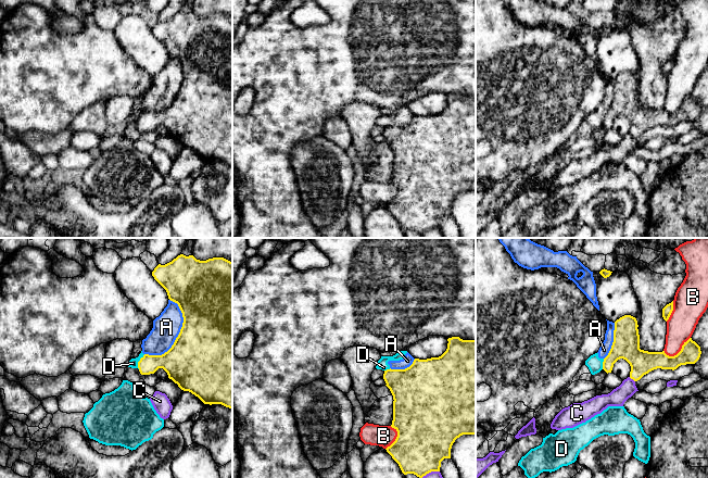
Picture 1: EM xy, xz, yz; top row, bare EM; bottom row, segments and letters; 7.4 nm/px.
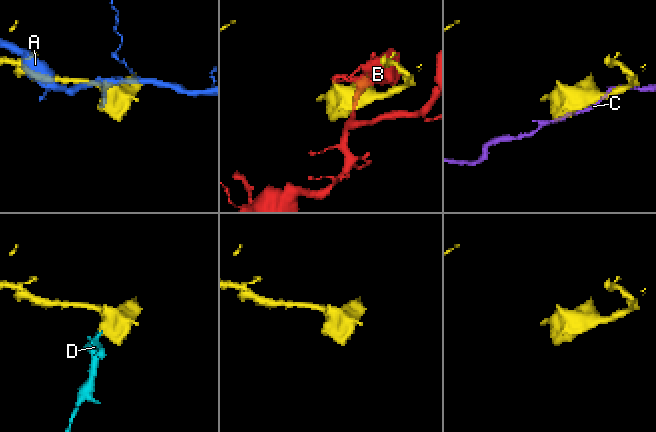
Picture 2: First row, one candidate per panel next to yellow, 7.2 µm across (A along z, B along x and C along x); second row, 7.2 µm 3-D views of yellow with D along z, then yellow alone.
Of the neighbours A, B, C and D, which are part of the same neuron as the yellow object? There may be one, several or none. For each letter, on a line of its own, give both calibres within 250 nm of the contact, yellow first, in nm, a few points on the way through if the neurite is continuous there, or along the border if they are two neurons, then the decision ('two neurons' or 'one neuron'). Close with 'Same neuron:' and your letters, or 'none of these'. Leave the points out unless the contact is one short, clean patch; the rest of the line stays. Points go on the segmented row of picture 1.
A: 500 nm thick on the yellow side, 200 nm on the other; two neurons
B: 150 nm thick on the yellow side, 200 nm on the other; two neurons
C: 200 nm thick on the yellow side, 130 nm on the other; two neurons
D: 170 nm thick on the yellow side, 70 nm on the other; border along xy (144, 354), (138, 362), (138, 368); two neurons
Same neuron: none of these

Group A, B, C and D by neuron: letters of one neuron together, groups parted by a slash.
A D / B / C

